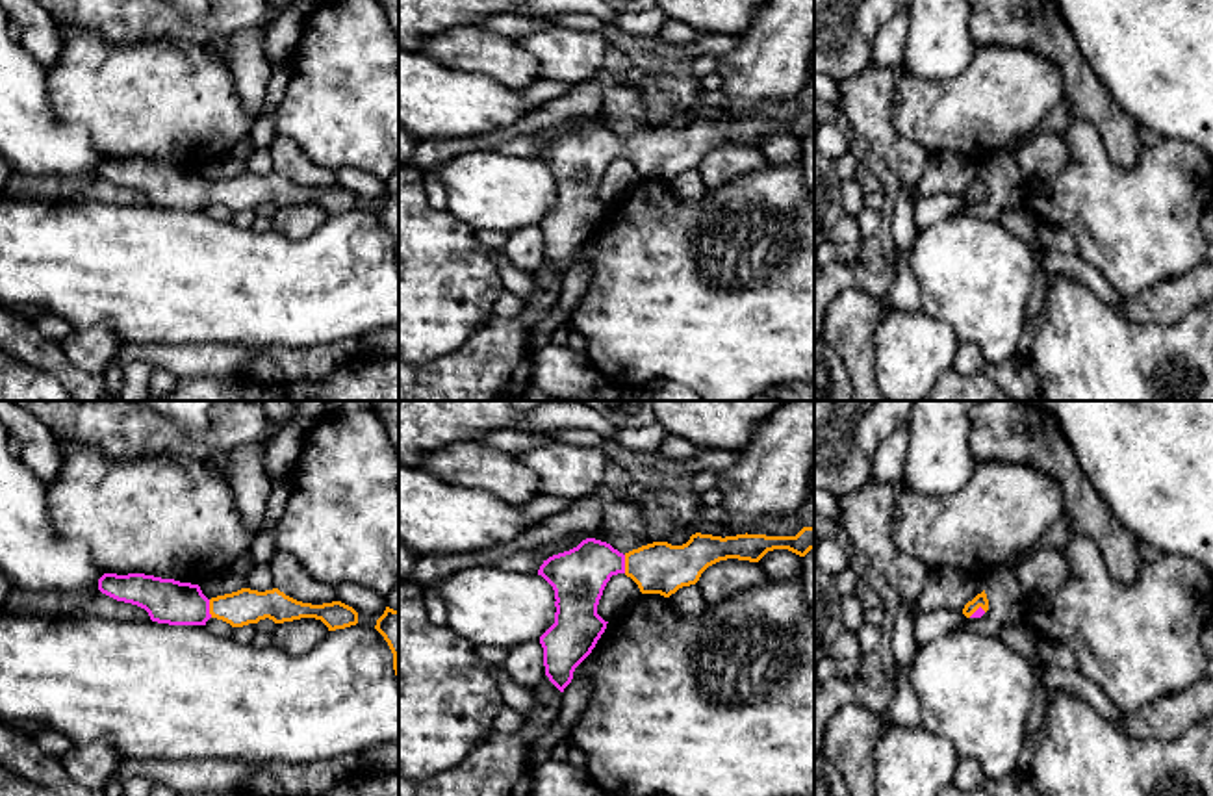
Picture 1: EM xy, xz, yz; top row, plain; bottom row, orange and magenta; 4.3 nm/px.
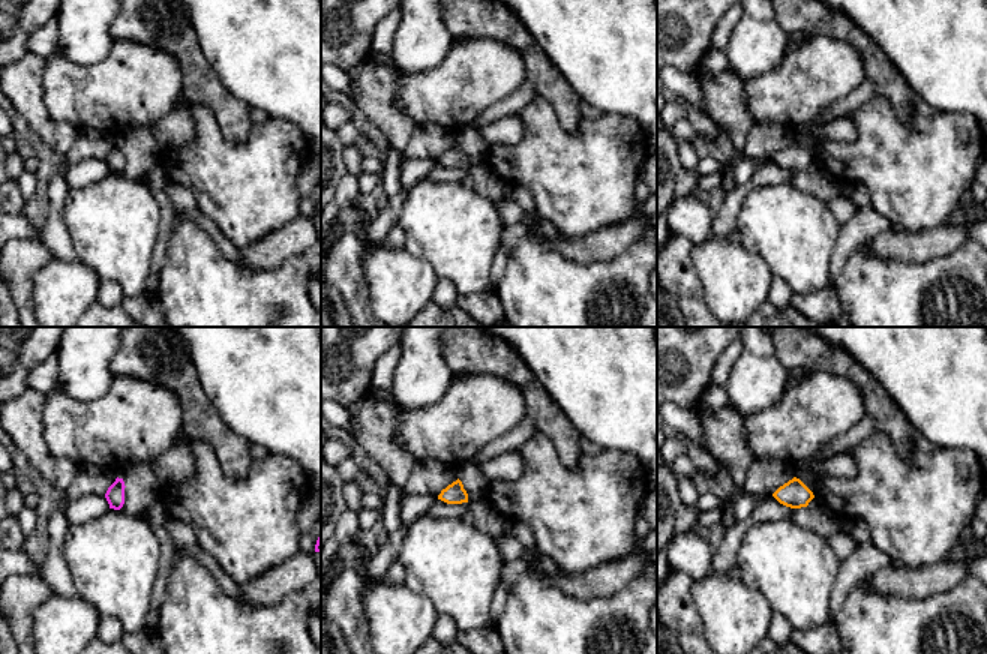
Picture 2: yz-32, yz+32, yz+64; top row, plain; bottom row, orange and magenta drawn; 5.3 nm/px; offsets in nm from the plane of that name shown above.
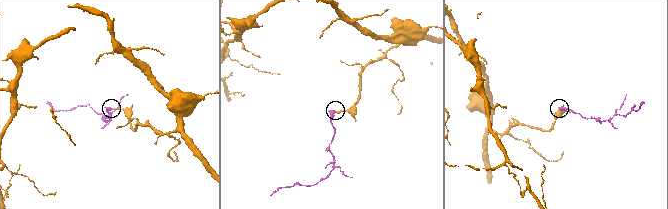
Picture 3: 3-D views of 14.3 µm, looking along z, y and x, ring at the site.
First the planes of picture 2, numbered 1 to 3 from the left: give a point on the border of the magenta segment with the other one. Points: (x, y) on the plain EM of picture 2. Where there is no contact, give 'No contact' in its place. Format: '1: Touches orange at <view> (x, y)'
1: No contact
2: No contact
3: No contact

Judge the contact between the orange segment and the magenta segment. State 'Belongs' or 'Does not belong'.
Belongs

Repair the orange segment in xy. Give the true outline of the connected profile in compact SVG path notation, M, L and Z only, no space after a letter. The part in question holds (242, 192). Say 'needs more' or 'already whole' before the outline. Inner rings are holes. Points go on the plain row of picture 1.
needs more | M104 158L98 174L117 186L145 193L152 206L169 210L206 210L210 202L232 212L273 204L275 208L300 202L321 204L328 215L358 208L358 197L341 187L312 189L297 186L278 173L258 176L241 173L232 178L208 184L198 169L161 163L145 158Z

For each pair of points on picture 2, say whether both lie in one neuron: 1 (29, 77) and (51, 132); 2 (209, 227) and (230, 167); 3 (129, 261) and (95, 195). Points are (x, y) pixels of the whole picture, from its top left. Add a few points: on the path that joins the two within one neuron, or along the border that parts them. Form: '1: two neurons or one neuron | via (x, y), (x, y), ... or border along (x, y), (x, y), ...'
1: one neuron | via (29, 90), (29, 104), (38, 119)
2: two neurons | border along (197, 207), (234, 245)
3: one neuron | via (117, 245), (113, 225), (99, 212)

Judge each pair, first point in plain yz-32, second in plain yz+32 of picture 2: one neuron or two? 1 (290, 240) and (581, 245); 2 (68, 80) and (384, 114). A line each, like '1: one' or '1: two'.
1: one
2: two

